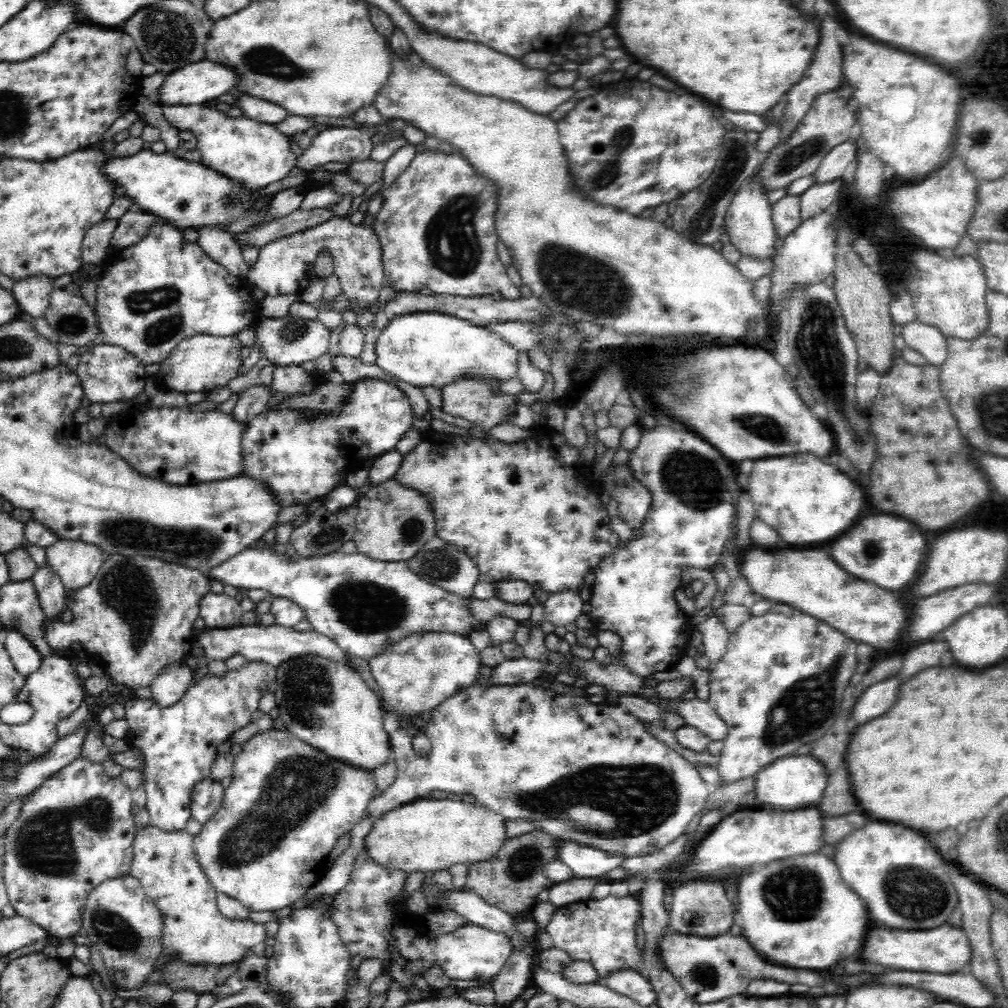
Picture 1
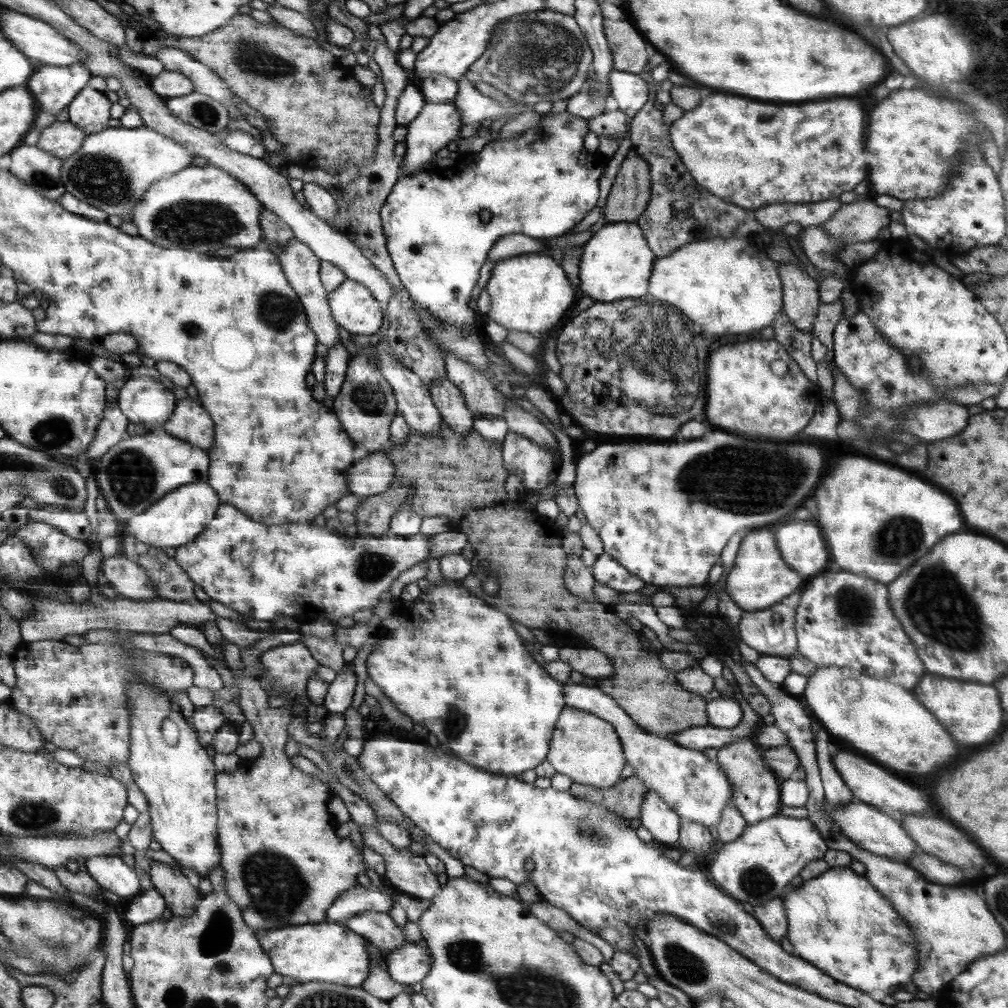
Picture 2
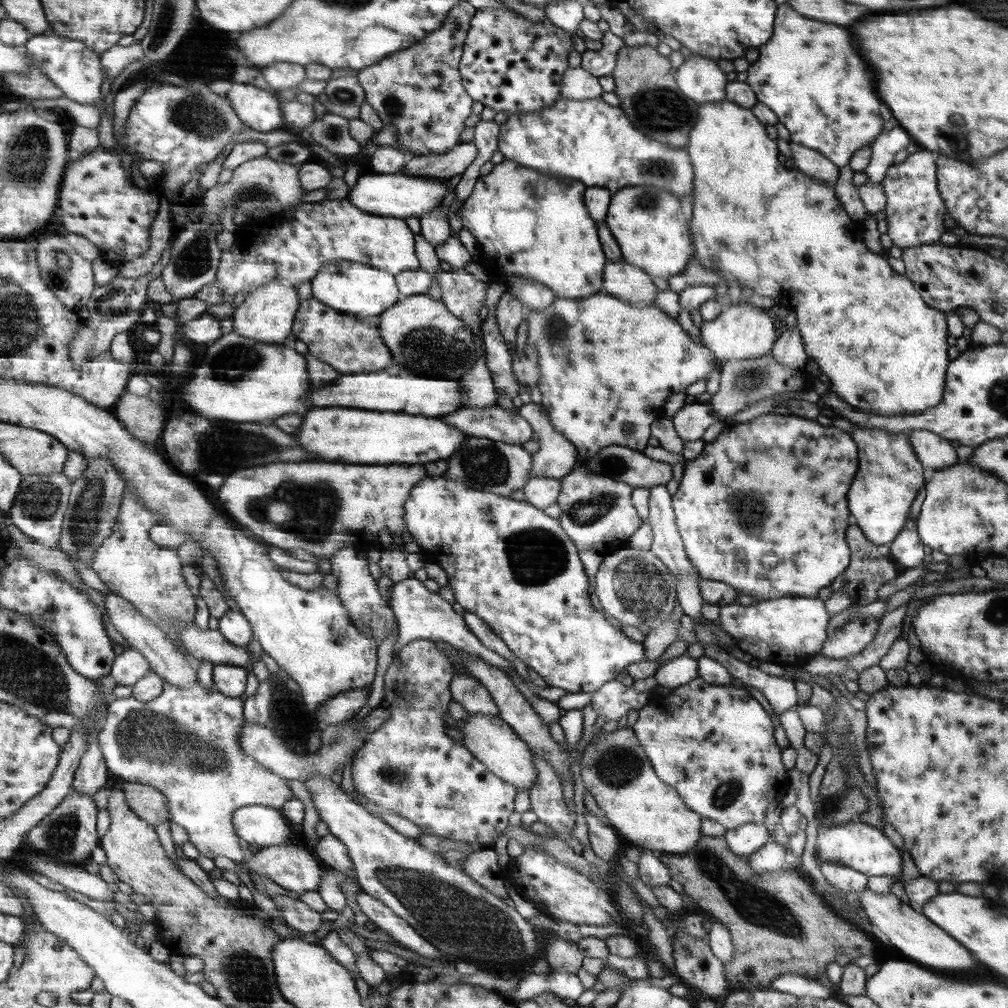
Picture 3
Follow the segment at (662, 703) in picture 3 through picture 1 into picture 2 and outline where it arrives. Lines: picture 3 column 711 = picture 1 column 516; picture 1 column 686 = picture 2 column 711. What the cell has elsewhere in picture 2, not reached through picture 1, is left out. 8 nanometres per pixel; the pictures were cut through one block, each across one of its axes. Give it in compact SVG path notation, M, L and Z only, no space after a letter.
M566 681L564 685L565 706L579 708L596 716L602 717L602 720L610 721L614 725L617 733L621 737L621 743L625 751L625 759L635 769L638 777L648 788L654 789L656 794L669 805L674 812L681 816L681 820L692 821L693 823L703 824L705 827L716 827L720 823L721 812L724 808L732 804L732 792L730 783L727 781L724 771L720 768L717 760L710 760L702 750L682 748L673 740L665 737L654 736L645 729L640 728L631 718L625 709L620 708L618 703L605 692L602 692L597 686L591 687L582 683Z

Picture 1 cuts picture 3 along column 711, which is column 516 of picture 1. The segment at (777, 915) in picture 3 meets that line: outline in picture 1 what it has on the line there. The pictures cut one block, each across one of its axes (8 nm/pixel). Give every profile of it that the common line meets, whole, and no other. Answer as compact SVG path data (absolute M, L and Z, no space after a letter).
M538 828L520 836L510 837L490 860L469 864L462 889L474 891L489 905L512 916L526 912L537 904L538 894L550 887L550 880L544 874L544 866L556 860L562 842L560 837L552 836L551 833Z

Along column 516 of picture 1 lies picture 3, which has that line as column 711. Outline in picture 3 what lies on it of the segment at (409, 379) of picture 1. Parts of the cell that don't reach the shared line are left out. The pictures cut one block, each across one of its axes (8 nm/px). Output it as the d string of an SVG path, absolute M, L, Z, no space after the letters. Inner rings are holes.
M604 292L597 295L590 295L581 299L555 298L555 301L550 304L544 312L530 312L526 316L526 324L528 324L527 344L533 346L533 350L537 352L537 366L539 366L539 379L537 382L538 390L541 390L542 400L541 405L548 411L549 421L566 440L569 440L579 452L580 458L588 458L597 455L601 448L606 448L612 445L623 446L638 451L643 451L652 435L652 410L658 410L666 404L666 398L670 398L672 394L685 392L685 390L694 382L700 379L710 378L710 374L716 369L716 364L720 364L716 360L717 356L702 342L696 342L683 328L674 321L674 318L663 312L662 309L652 304L644 306L636 306L628 304L624 300L610 296ZM624 426L630 426L632 431L624 431Z

